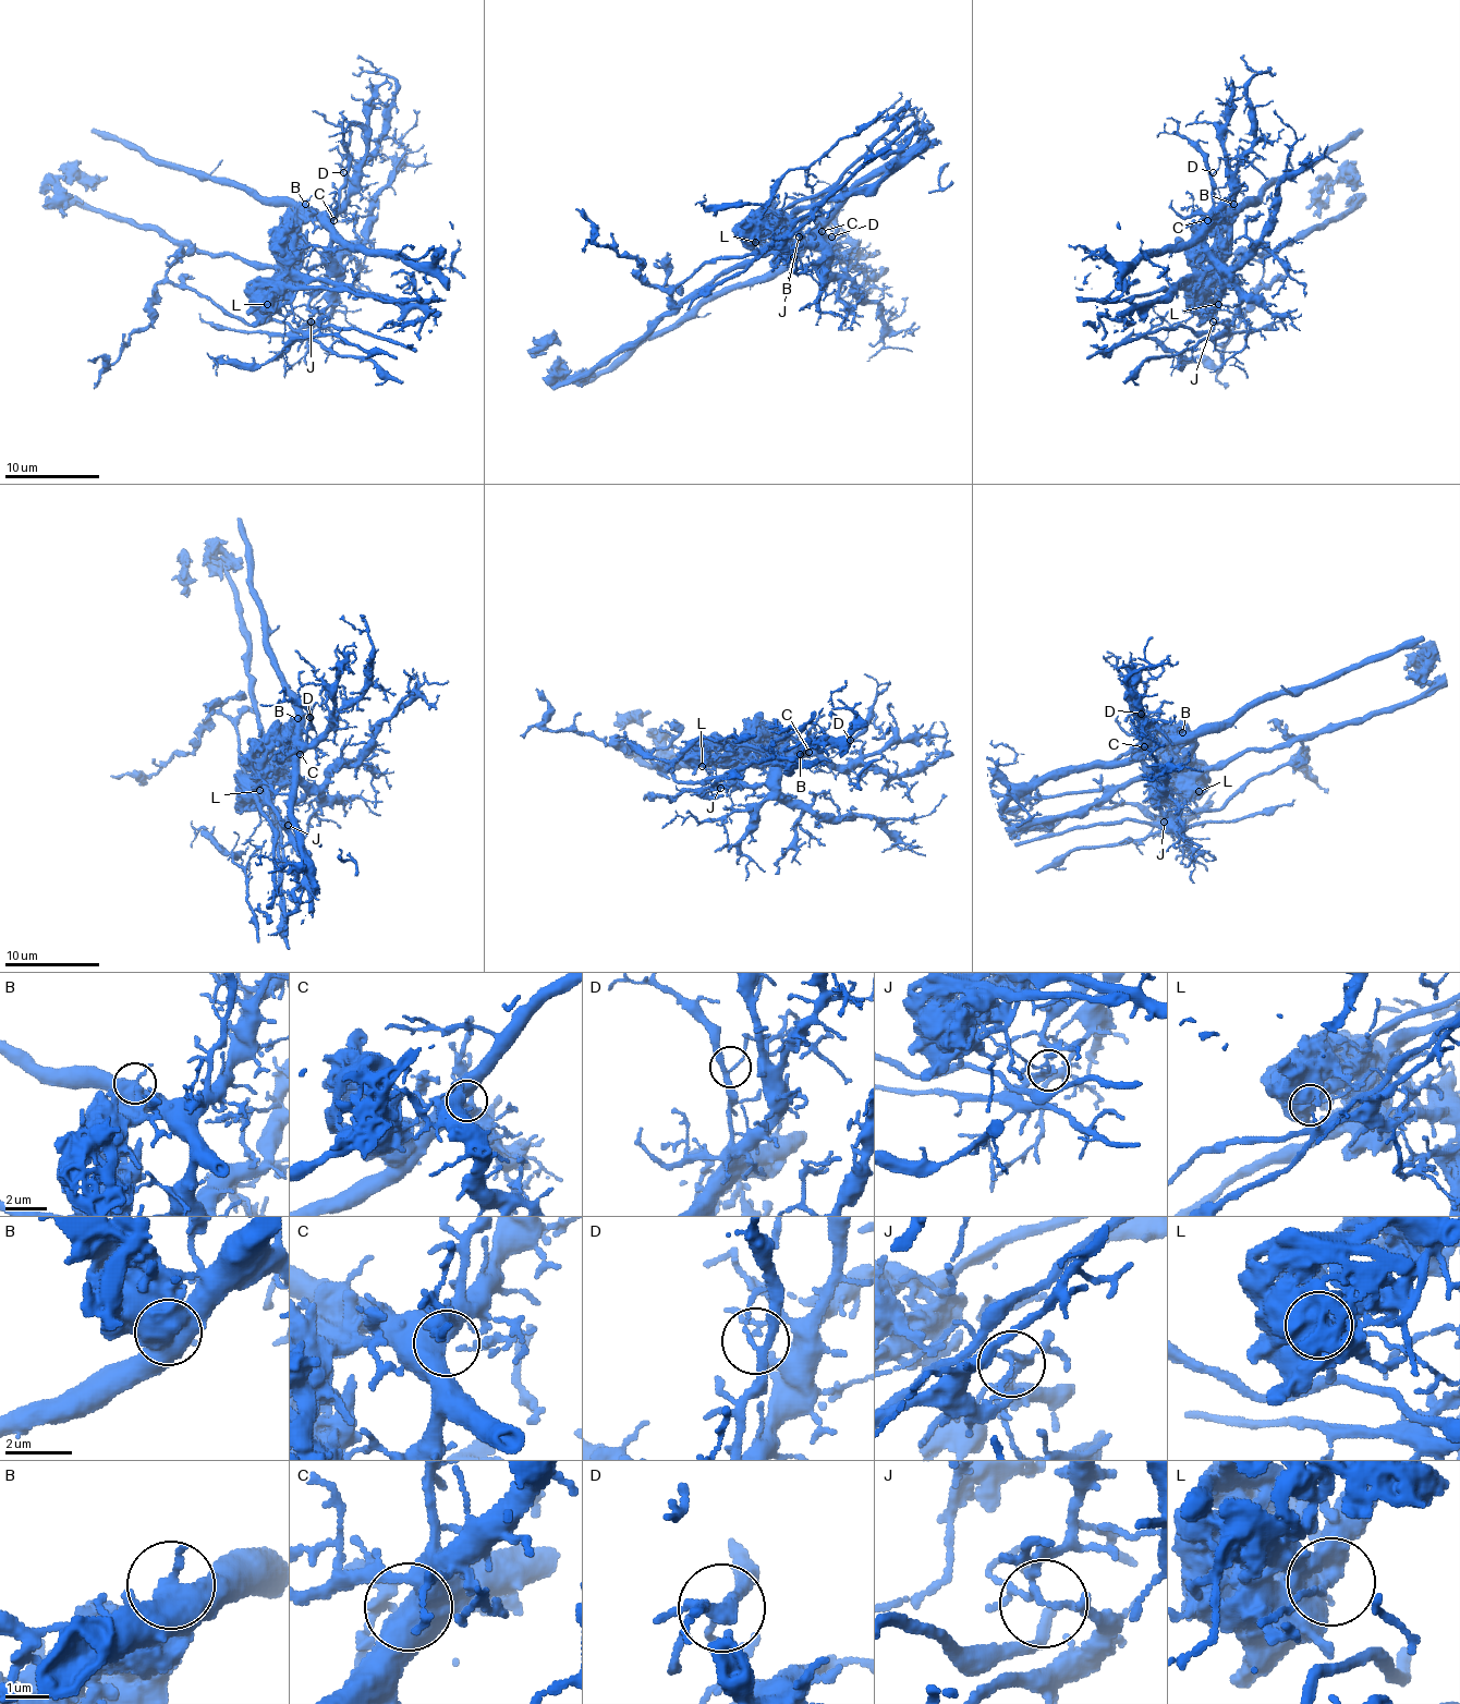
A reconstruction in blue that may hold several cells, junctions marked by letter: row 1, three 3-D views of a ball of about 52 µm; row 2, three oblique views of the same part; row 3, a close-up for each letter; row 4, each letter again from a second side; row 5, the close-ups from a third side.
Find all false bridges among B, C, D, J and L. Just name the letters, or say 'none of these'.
B, J, L

